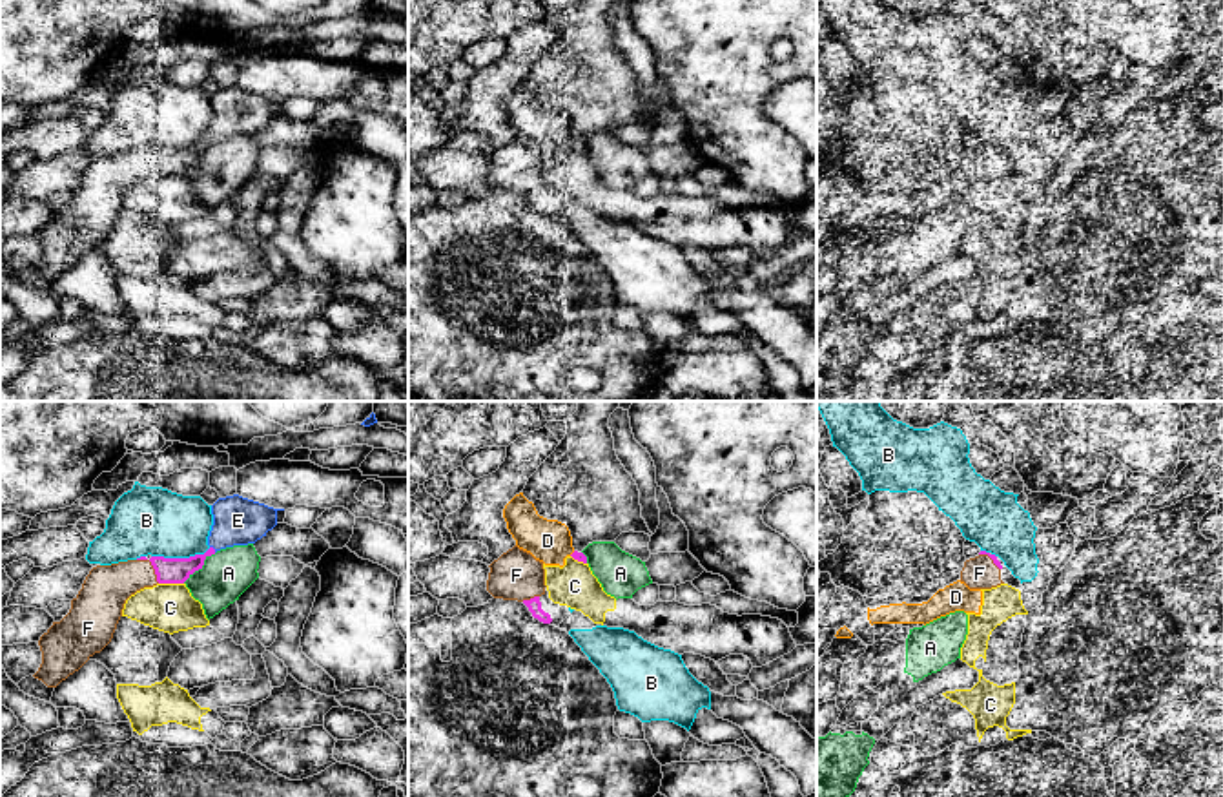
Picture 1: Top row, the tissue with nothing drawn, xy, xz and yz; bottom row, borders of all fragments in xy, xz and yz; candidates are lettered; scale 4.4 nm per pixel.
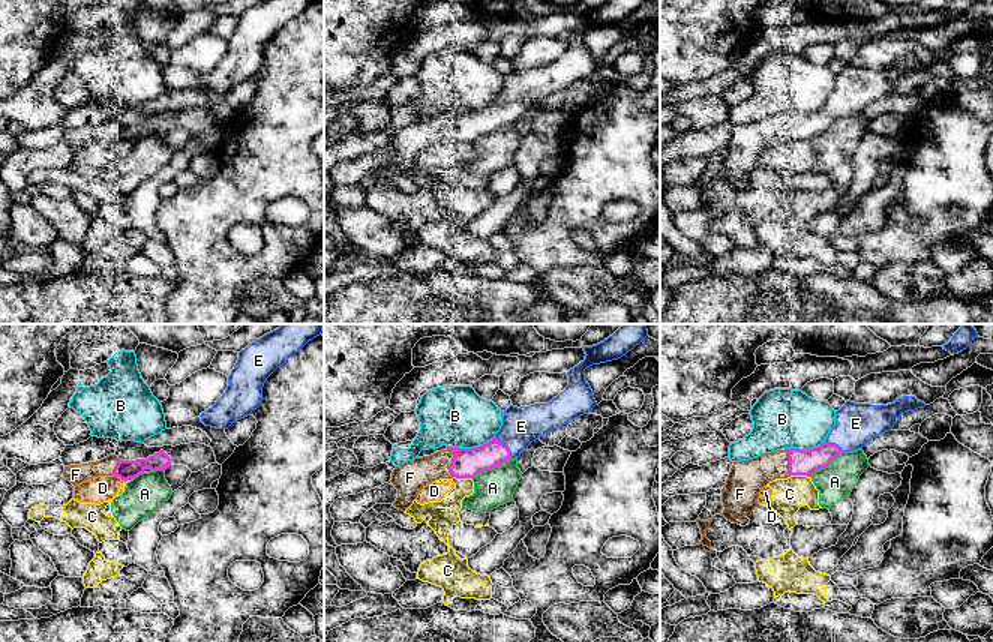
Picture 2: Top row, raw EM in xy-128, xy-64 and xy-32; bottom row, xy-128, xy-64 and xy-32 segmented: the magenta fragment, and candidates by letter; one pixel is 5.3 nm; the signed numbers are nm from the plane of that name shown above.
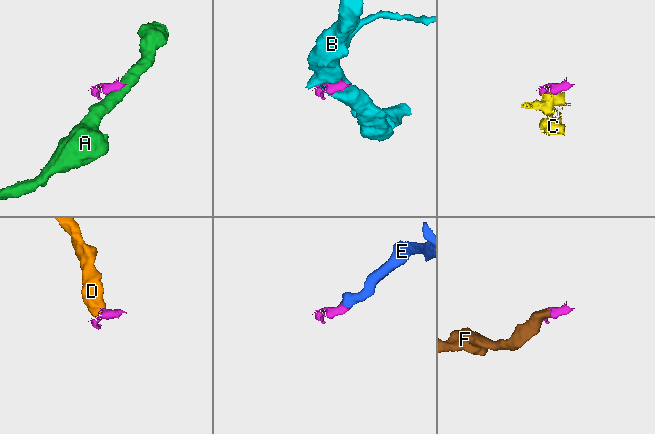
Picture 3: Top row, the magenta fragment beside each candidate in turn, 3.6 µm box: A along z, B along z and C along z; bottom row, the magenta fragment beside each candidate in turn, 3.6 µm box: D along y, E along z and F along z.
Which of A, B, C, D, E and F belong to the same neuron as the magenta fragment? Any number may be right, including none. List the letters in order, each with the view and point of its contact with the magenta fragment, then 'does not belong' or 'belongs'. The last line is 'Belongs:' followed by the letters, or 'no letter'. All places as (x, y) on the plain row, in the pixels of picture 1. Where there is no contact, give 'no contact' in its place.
A: xy (199, 159) | does not belong
B: xy (181, 150) | does not belong
C: xy (172, 174) | does not belong
D: xz (573, 144) | does not belong
E: xy (214, 141) | belongs
F: xy (152, 155) | belongs
Belongs: E, F

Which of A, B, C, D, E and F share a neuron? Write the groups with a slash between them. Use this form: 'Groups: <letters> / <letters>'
Groups: A / B / C D / E F

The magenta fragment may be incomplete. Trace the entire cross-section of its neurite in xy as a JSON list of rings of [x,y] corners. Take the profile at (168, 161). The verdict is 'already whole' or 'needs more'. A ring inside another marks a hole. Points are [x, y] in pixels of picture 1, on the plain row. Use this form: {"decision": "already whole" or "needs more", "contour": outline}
{"decision": "needs more", "contour": [[[239,86],[219,89],[211,97],[213,117],[208,128],[210,140],[204,146],[190,150],[151,148],[149,151],[140,148],[137,151],[93,159],[86,168],[82,181],[71,191],[69,204],[60,213],[53,213],[53,217],[40,228],[38,237],[42,243],[42,255],[33,268],[42,272],[47,279],[57,279],[111,233],[124,195],[131,186],[157,175],[184,175],[195,162],[202,160],[204,151],[217,142],[255,135],[277,117],[279,102],[284,100],[273,100]]]}

